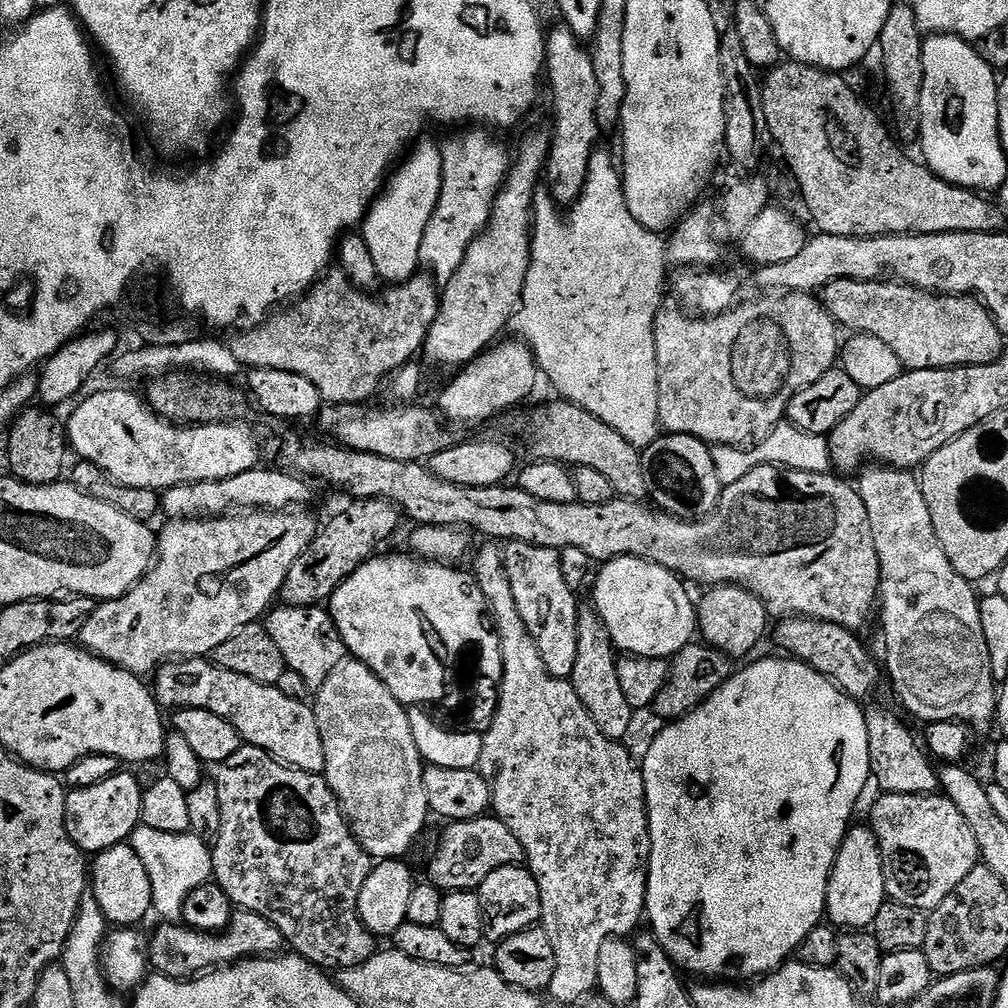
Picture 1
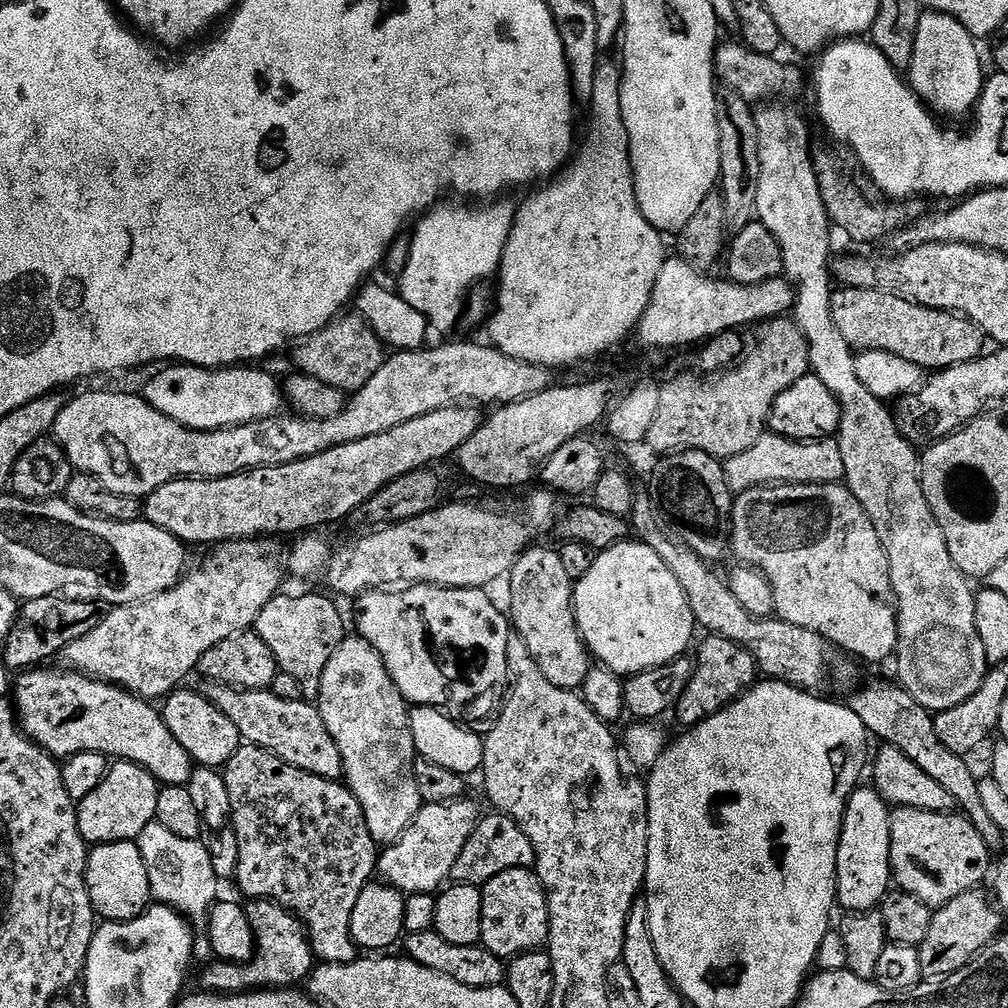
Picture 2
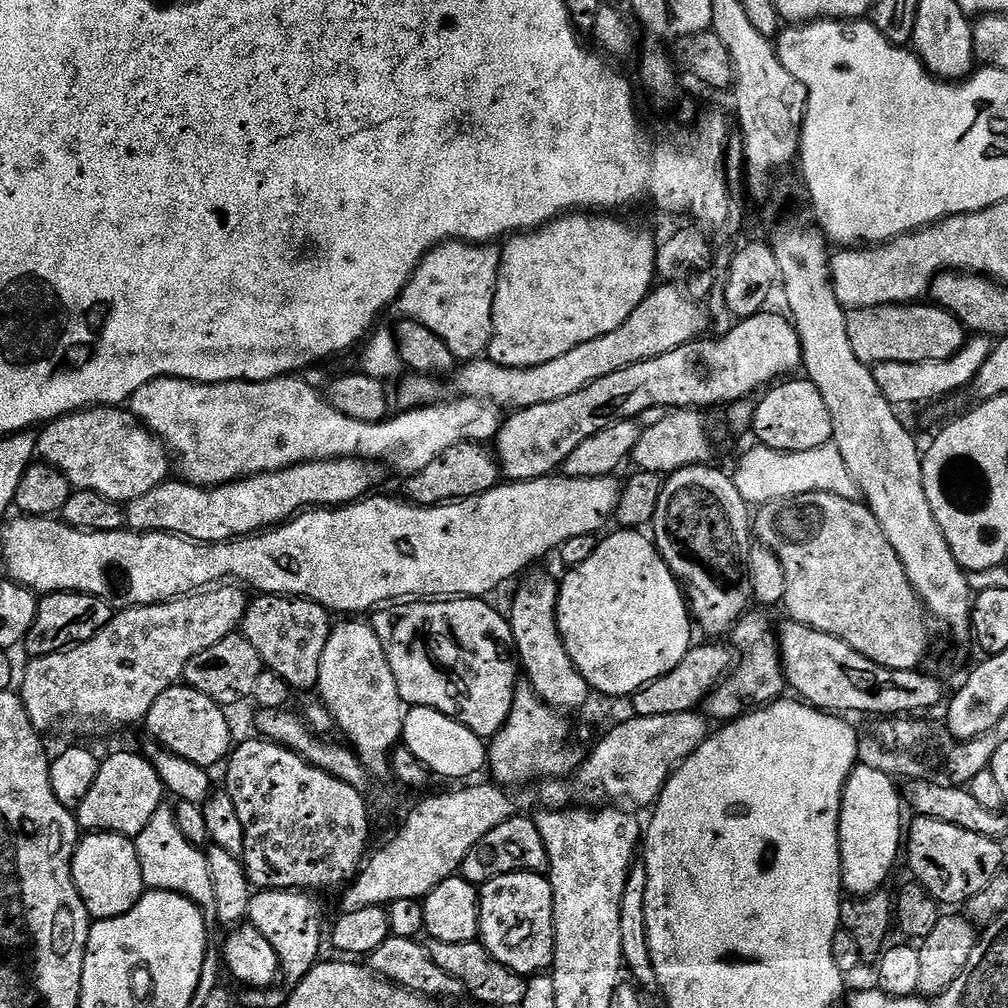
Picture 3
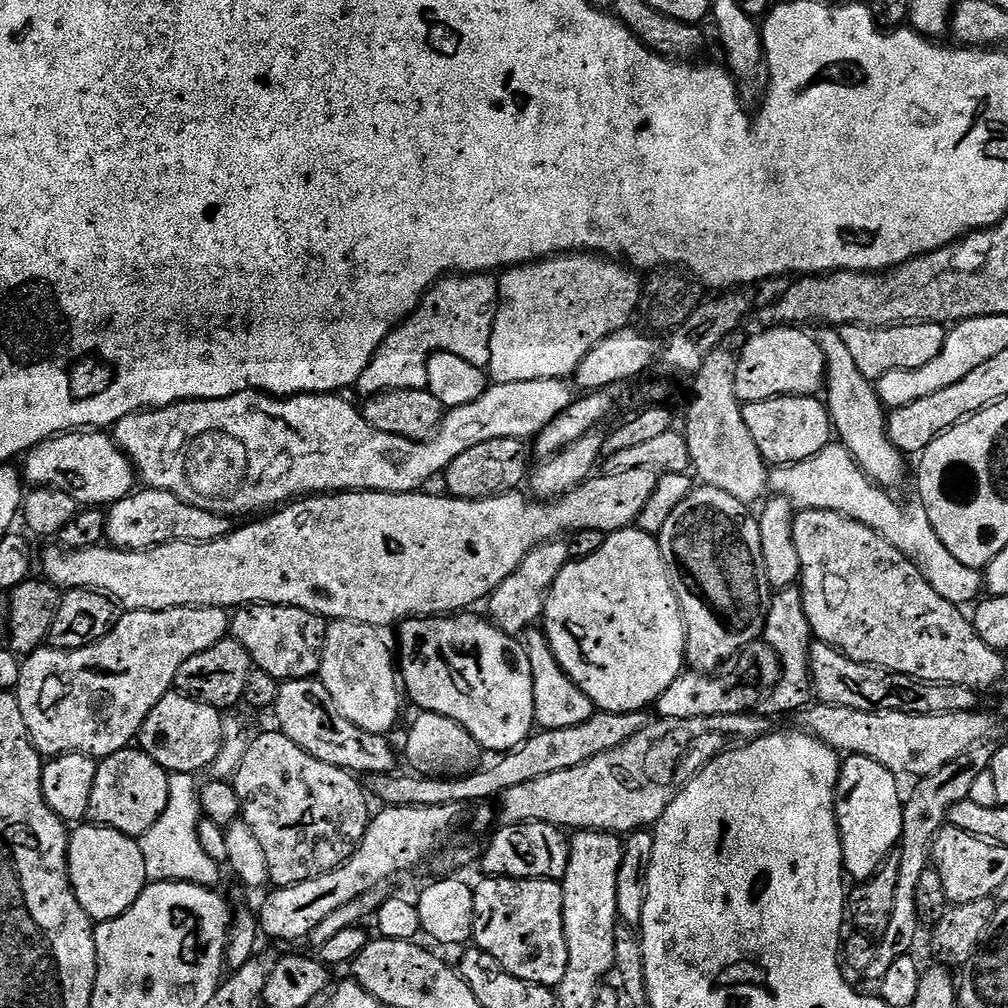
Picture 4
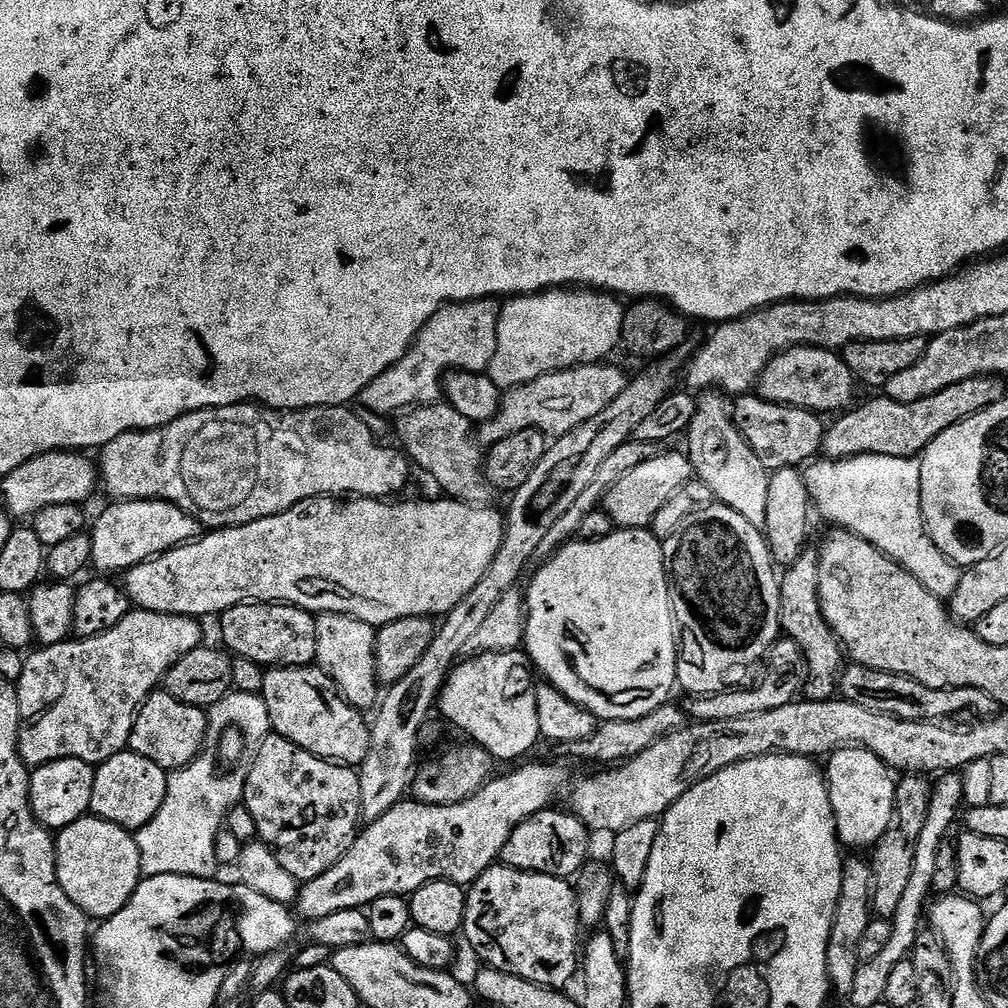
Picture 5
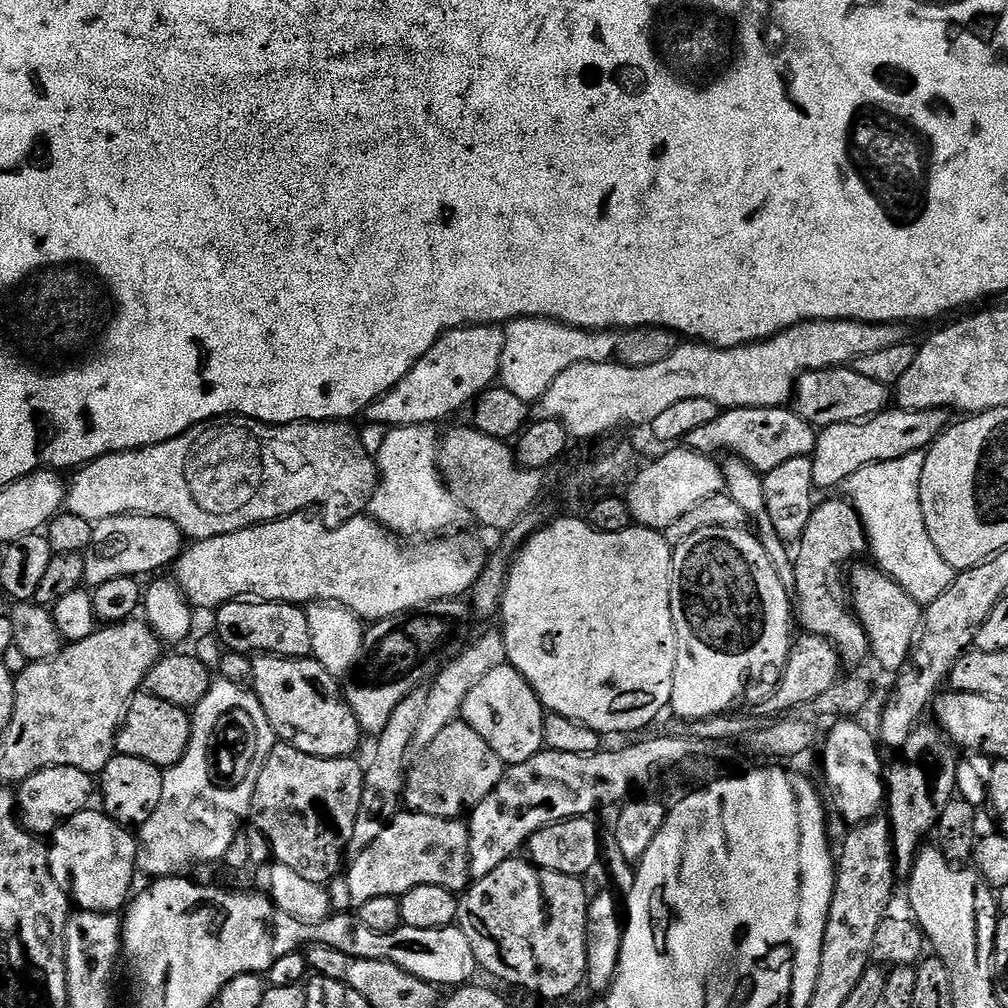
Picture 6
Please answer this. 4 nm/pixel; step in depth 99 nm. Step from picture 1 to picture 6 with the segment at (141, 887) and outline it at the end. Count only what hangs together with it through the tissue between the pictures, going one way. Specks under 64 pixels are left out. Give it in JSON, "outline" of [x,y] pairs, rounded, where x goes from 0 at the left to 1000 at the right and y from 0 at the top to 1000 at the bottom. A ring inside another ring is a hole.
{"outline":[[[91,805],[73,808],[73,812],[52,826],[47,838],[50,863],[54,867],[54,875],[58,875],[58,879],[67,886],[76,902],[115,907],[132,888],[131,872],[137,869],[137,833],[132,826],[131,829],[127,826],[130,824],[124,818],[112,813],[106,806]]]}

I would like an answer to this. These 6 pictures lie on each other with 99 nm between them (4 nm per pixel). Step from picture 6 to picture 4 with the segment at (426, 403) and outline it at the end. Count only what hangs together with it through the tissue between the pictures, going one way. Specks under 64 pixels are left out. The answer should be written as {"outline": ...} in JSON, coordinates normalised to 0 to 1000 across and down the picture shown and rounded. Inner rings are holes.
{"outline":[[[465,270],[441,274],[421,293],[408,313],[401,314],[380,337],[353,377],[352,386],[361,395],[393,386],[423,387],[423,363],[433,349],[453,351],[467,362],[482,365],[486,359],[486,335],[495,297],[496,279],[491,273]]]}

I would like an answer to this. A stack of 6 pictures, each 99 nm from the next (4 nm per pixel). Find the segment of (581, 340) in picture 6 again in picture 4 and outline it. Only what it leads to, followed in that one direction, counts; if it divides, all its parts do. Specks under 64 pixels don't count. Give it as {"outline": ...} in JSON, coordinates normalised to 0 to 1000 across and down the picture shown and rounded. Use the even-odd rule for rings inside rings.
{"outline":[[[561,250],[555,254],[545,254],[542,258],[530,258],[527,262],[514,262],[510,266],[499,267],[494,274],[496,279],[496,297],[492,304],[492,318],[490,319],[490,327],[486,335],[486,359],[482,364],[487,380],[501,381],[502,379],[551,377],[554,373],[552,357],[568,356],[567,358],[570,358],[573,351],[578,351],[585,348],[589,343],[593,343],[593,339],[597,339],[597,335],[624,324],[628,320],[627,313],[629,314],[632,313],[635,304],[637,278],[636,275],[633,276],[630,273],[634,274],[622,261],[612,260],[610,257],[600,256],[598,253],[586,250]]]}

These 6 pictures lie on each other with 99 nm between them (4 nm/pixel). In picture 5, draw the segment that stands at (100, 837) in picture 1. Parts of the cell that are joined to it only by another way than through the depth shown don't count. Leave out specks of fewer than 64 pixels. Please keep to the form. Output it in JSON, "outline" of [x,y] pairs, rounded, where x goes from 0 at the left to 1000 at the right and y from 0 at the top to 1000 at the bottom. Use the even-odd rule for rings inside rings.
{"outline":[[[130,744],[113,748],[113,752],[95,762],[90,809],[128,823],[138,823],[157,808],[165,792],[167,771],[161,760],[149,756],[149,752],[141,752],[141,748]]]}

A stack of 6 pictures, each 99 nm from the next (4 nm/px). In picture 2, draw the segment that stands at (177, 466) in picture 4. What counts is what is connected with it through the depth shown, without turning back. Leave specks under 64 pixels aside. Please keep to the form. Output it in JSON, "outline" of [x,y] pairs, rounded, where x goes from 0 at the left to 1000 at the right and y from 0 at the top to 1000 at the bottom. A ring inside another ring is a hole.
{"outline":[[[172,360],[158,366],[159,370],[141,386],[141,392],[153,407],[165,411],[183,425],[191,425],[194,429],[215,429],[217,425],[235,425],[241,421],[250,421],[254,417],[267,417],[279,408],[280,381],[258,363],[235,363],[232,365],[197,365],[191,361]]]}

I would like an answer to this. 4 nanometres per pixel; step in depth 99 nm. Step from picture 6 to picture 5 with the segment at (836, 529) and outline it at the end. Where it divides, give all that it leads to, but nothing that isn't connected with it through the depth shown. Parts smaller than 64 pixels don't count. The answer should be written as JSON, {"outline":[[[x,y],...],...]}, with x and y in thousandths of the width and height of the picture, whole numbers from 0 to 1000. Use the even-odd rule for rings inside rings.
{"outline":[[[800,546],[794,551],[792,558],[777,564],[774,576],[774,621],[781,634],[792,637],[798,650],[800,674],[796,684],[797,693],[815,696],[830,689],[833,669],[839,659],[839,648],[833,634],[815,609],[810,584],[811,559],[811,549]]]}

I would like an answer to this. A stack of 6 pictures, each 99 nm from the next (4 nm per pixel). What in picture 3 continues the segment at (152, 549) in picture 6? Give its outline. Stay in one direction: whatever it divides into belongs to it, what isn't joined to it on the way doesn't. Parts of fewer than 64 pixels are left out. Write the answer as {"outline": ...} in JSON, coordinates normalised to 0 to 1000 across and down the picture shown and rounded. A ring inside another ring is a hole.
{"outline":[[[307,456],[305,460],[293,460],[291,464],[281,464],[275,468],[257,468],[255,472],[244,472],[233,476],[231,480],[220,480],[217,484],[196,484],[193,480],[184,480],[182,478],[164,478],[157,481],[149,490],[141,490],[141,494],[133,494],[125,500],[125,520],[132,528],[168,528],[171,532],[182,532],[184,536],[197,538],[200,540],[222,540],[225,536],[237,536],[239,532],[253,532],[259,526],[273,524],[279,520],[285,520],[292,512],[298,511],[303,506],[313,506],[314,504],[340,504],[343,500],[352,500],[354,496],[360,496],[370,487],[369,484],[376,474],[377,468],[372,459],[363,456]]]}

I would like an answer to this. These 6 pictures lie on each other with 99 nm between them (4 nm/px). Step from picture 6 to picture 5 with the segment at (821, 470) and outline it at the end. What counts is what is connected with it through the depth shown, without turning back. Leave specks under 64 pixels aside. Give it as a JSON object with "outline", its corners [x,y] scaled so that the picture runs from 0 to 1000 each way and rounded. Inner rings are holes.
{"outline":[[[989,372],[967,373],[966,375],[958,375],[958,379],[946,379],[946,383],[938,383],[938,387],[935,387],[923,395],[915,395],[906,401],[887,399],[880,395],[861,397],[854,405],[849,403],[830,412],[826,416],[829,418],[820,422],[815,445],[816,451],[822,456],[838,456],[844,452],[854,452],[855,450],[879,450],[883,454],[912,453],[919,446],[919,442],[923,442],[923,438],[927,438],[927,435],[931,435],[931,431],[942,427],[942,423],[946,423],[997,396],[996,381],[997,378]]]}

